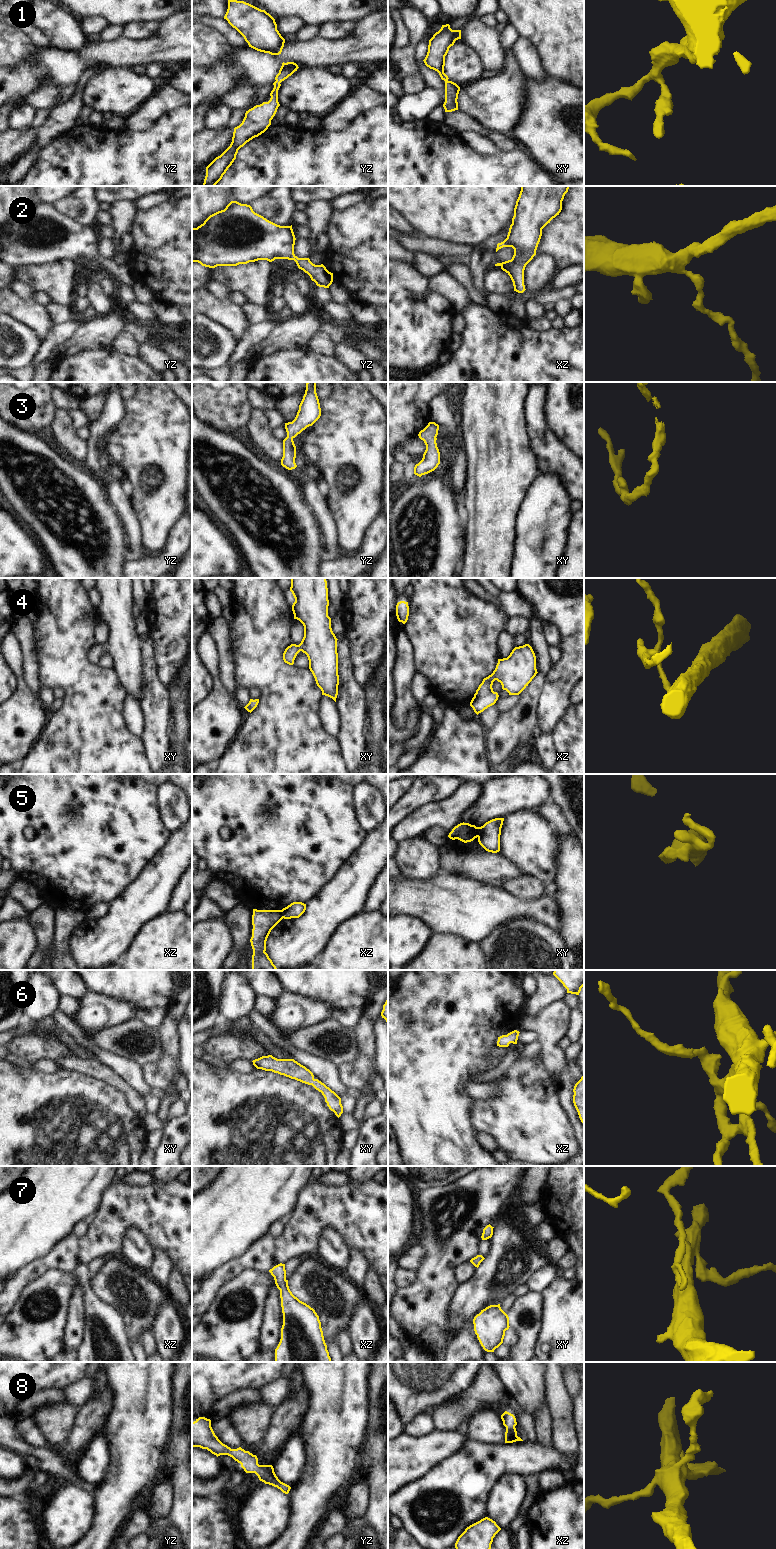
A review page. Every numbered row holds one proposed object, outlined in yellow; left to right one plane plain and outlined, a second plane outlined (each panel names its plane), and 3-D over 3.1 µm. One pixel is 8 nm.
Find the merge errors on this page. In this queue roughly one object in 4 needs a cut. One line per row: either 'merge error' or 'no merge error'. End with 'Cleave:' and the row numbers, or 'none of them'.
1: no merge error
2: no merge error
3: no merge error
4: no merge error
5: merge error
6: no merge error
7: no merge error
8: no merge error
Cleave: 5

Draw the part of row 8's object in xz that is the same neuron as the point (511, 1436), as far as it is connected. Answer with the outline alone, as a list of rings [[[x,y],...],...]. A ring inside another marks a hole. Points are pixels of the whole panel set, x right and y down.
[[[505,1411],[501,1415],[503,1425],[506,1427],[505,1432],[505,1443],[513,1443],[516,1441],[523,1441],[520,1437],[517,1436],[517,1431],[515,1426],[517,1425],[516,1418],[513,1414]]]

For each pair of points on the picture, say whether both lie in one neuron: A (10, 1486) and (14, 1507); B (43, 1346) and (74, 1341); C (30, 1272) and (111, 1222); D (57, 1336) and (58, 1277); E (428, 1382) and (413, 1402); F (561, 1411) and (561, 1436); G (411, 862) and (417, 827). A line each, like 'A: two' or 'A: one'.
A: two
B: two
C: one
D: one
E: one
F: one
G: two

